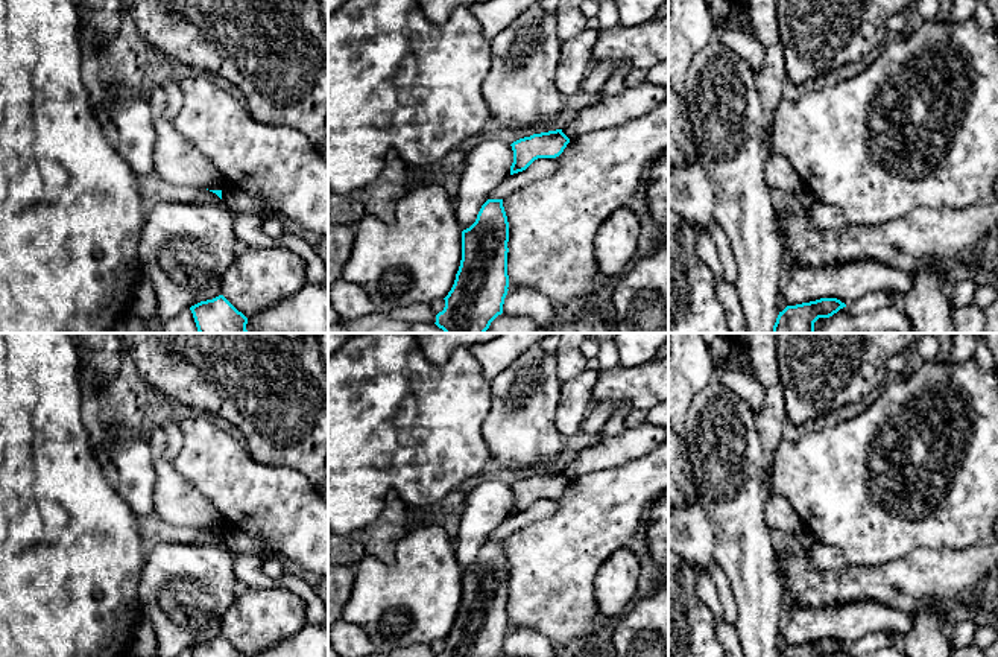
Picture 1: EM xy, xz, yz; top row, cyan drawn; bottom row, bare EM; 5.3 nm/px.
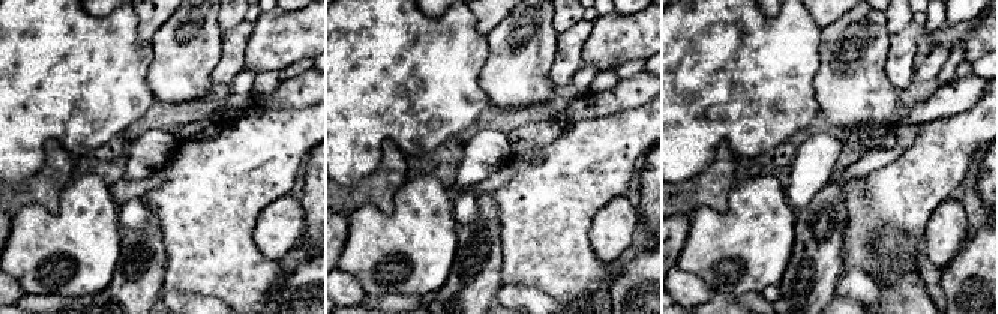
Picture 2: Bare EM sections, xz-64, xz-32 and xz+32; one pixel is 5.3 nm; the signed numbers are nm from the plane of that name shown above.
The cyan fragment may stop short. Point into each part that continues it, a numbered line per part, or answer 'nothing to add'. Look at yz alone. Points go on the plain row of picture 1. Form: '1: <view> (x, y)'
nothing to add

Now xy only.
nothing to add

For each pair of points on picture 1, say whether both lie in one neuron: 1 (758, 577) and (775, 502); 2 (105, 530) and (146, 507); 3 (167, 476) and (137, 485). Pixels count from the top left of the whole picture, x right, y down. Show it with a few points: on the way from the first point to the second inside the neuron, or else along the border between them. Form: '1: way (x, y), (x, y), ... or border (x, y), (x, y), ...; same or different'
1: border (770, 495), (764, 508), (764, 525), (769, 531); different
2: border (114, 482), (119, 495), (140, 517); different
3: border (148, 446), (155, 476), (155, 511); different

